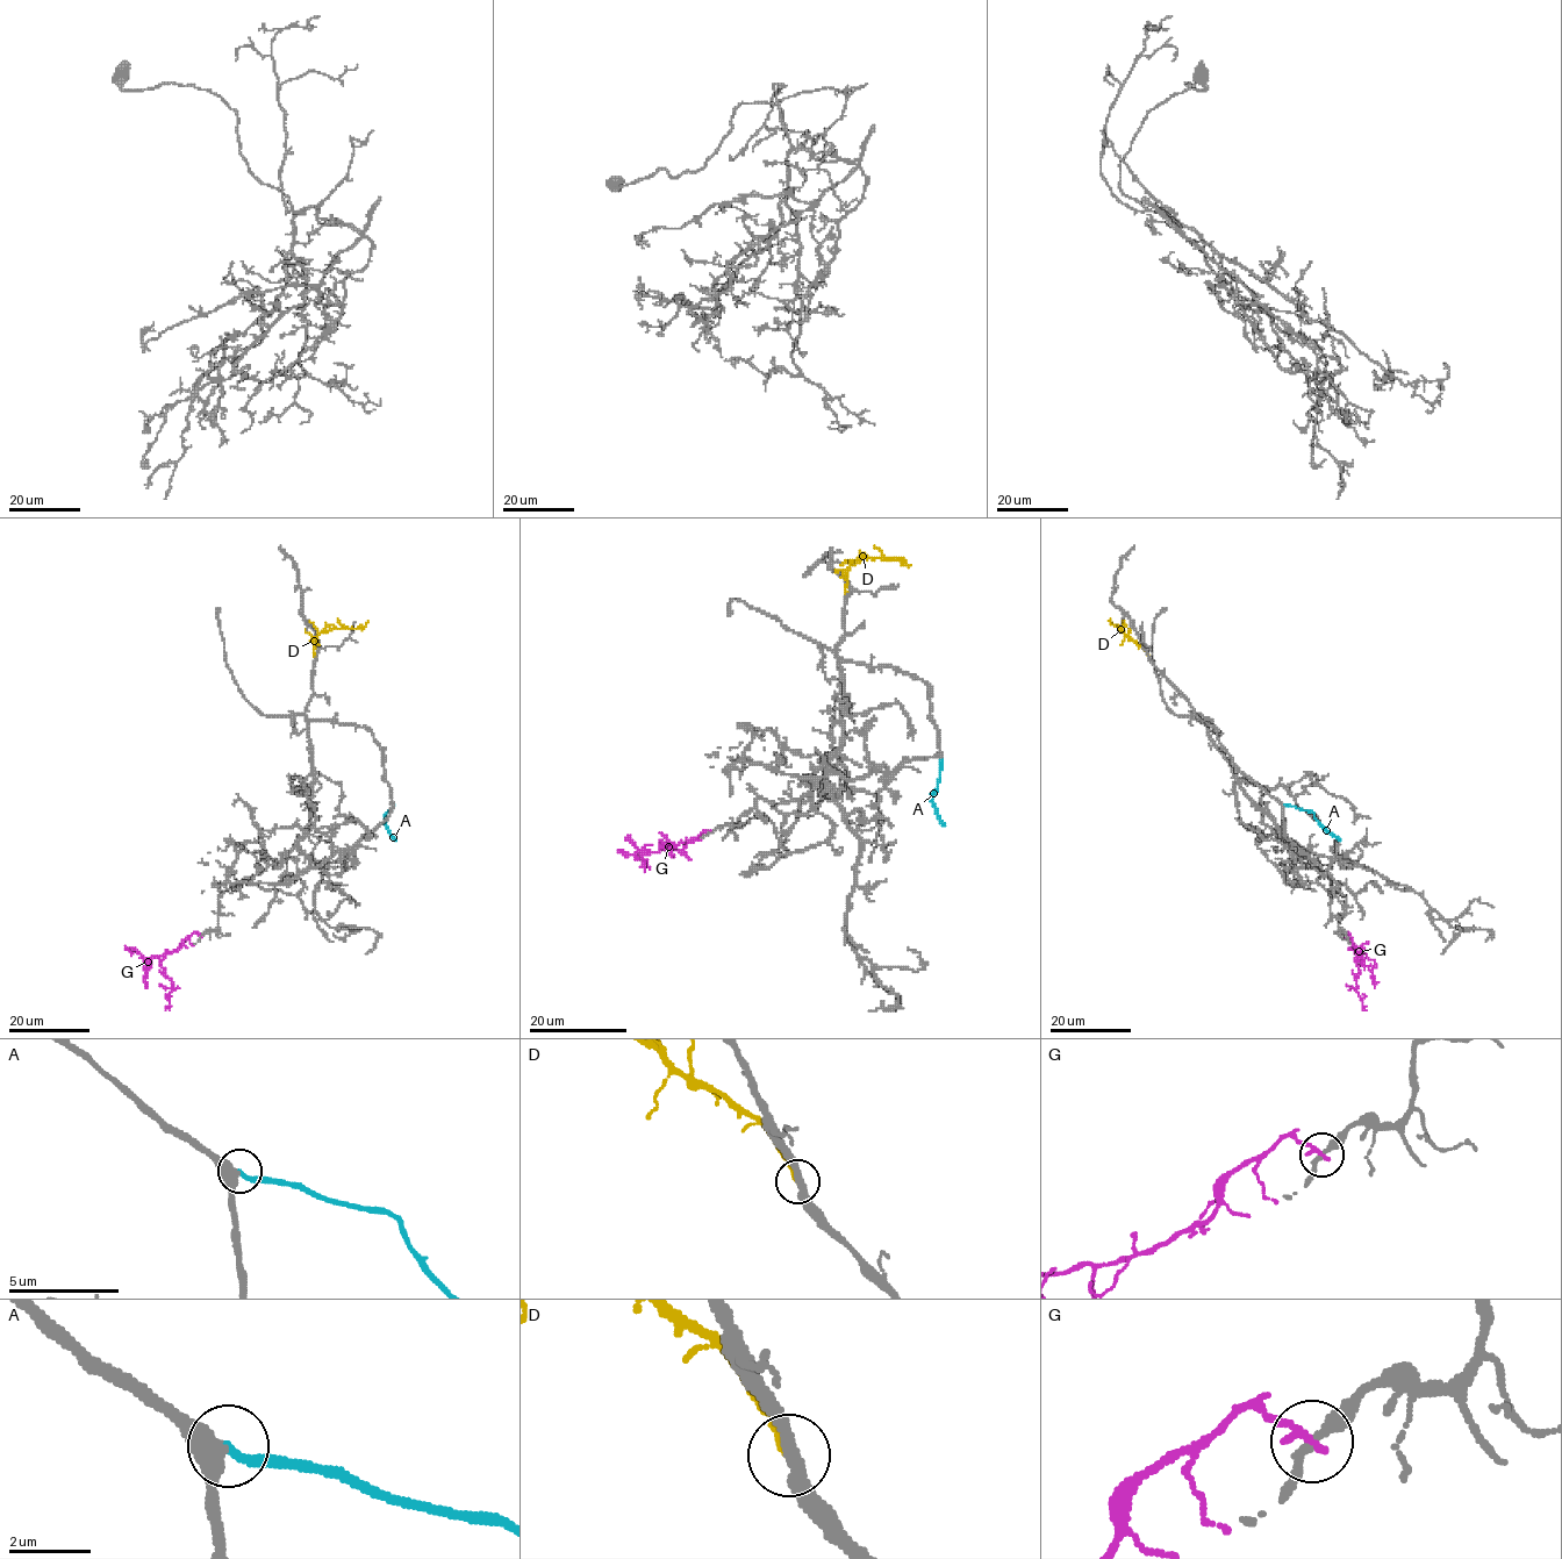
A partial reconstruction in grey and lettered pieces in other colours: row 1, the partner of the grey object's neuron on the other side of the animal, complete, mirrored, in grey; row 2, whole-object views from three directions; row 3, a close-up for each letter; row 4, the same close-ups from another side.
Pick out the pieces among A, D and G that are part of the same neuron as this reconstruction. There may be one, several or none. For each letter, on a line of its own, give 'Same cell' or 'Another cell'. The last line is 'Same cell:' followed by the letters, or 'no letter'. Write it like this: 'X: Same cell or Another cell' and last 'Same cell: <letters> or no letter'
A: Same cell
D: Another cell
G: Another cell
Same cell: A

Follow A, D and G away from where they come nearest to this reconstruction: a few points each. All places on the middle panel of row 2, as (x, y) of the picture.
A: (941, 758), (932, 805), (944, 826)
D: (846, 594), (845, 571), (853, 563), (867, 558), (900, 558), (911, 564)
G: (710, 831), (688, 841), (682, 850), (640, 850), (637, 855), (649, 867), (644, 863), (644, 866)

